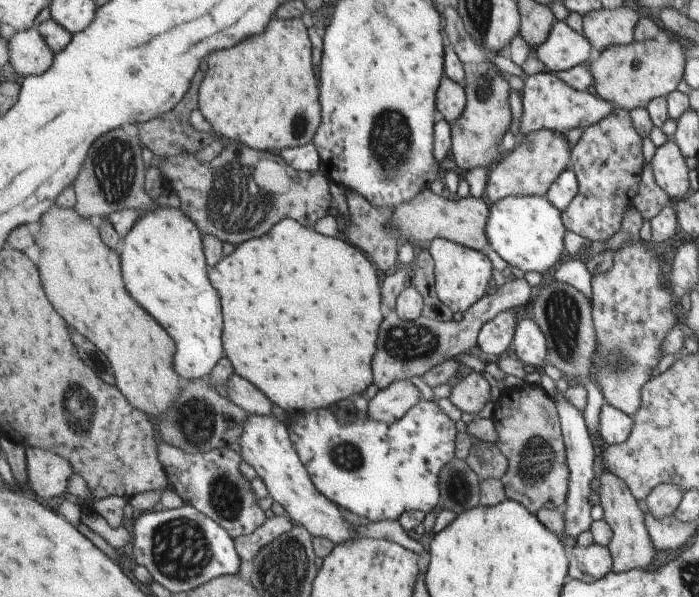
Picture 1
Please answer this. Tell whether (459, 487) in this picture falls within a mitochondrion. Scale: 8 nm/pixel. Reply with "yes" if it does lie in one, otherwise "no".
yes

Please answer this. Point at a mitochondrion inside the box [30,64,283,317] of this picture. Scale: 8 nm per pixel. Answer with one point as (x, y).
(236, 204)

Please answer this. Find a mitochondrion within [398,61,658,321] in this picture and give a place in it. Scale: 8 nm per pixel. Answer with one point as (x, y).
(484, 90)

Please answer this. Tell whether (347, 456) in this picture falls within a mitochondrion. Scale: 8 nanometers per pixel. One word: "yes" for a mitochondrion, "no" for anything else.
yes

